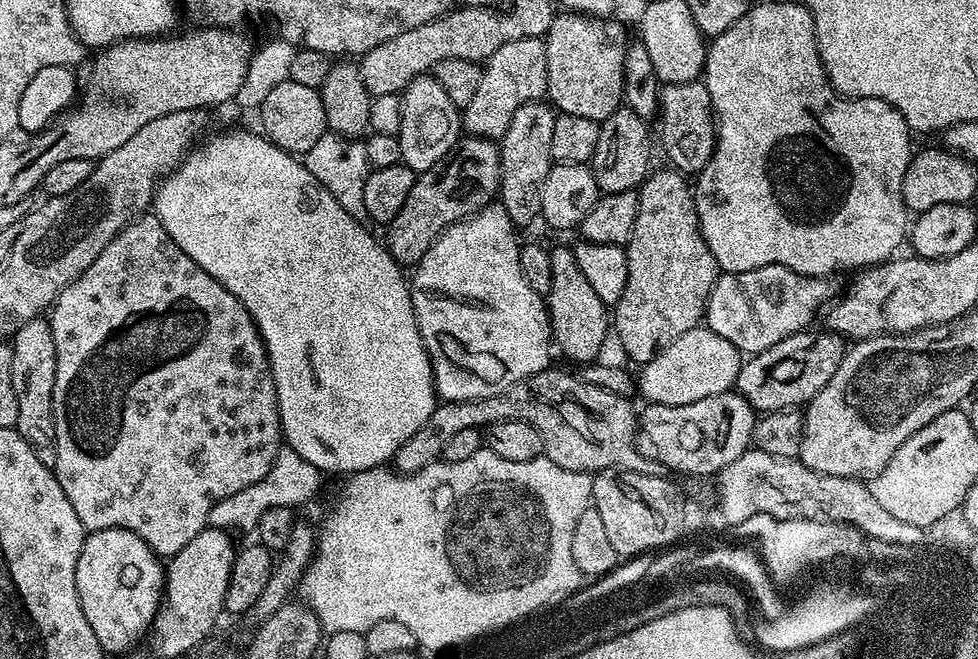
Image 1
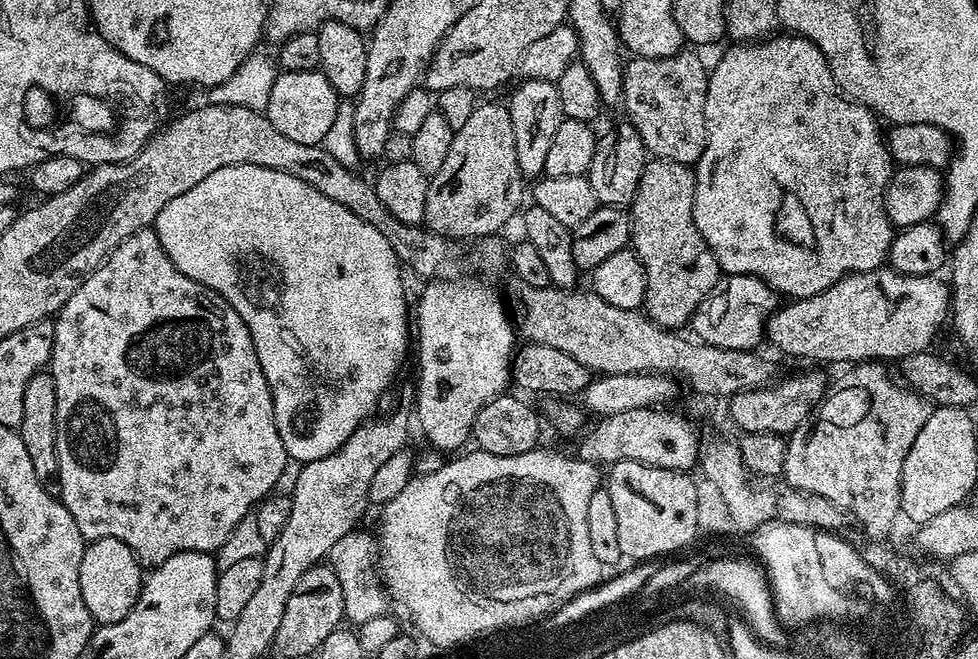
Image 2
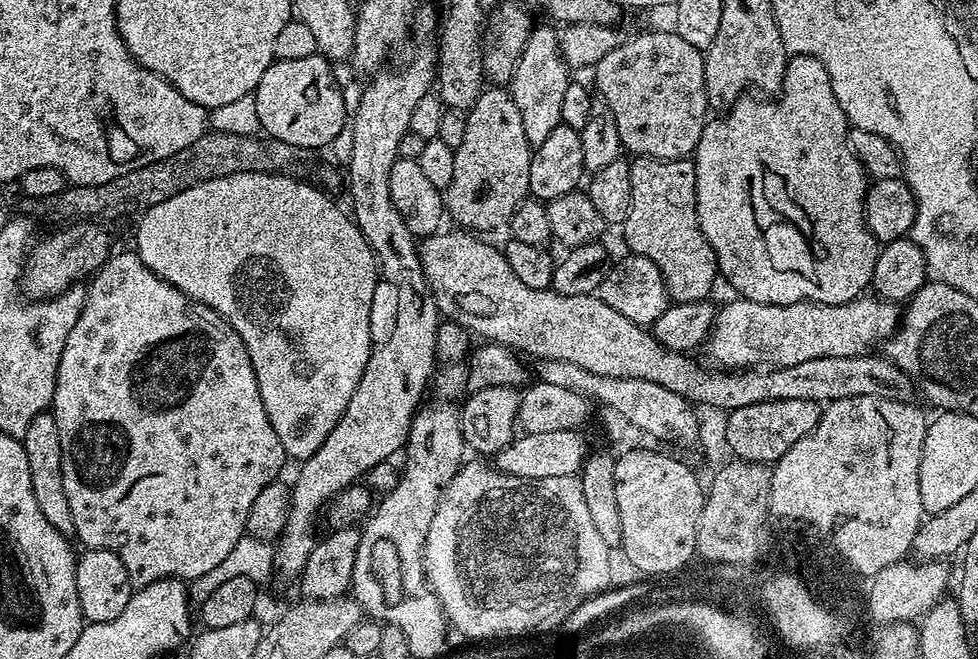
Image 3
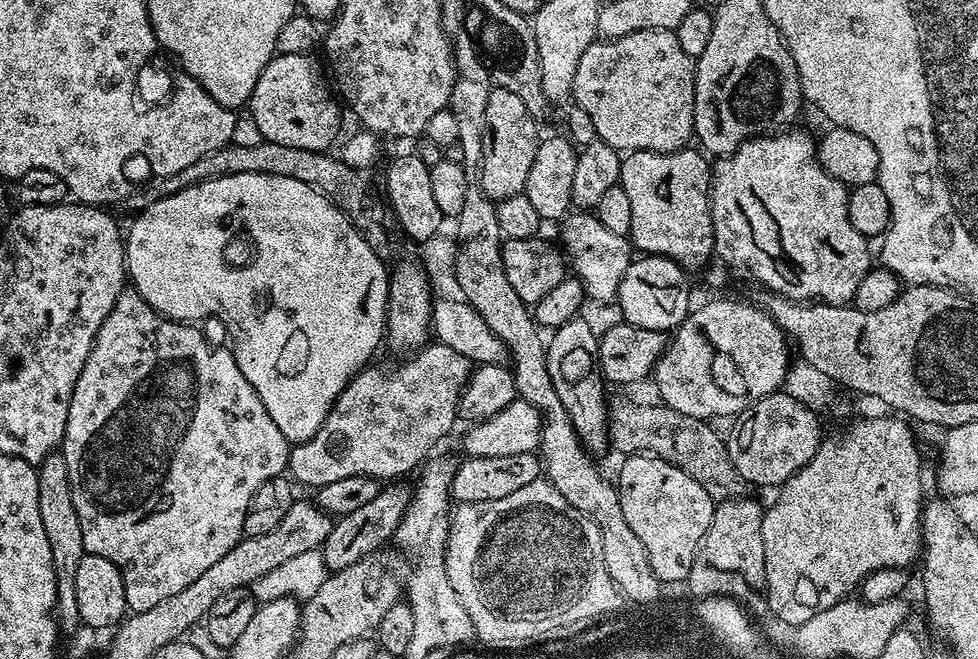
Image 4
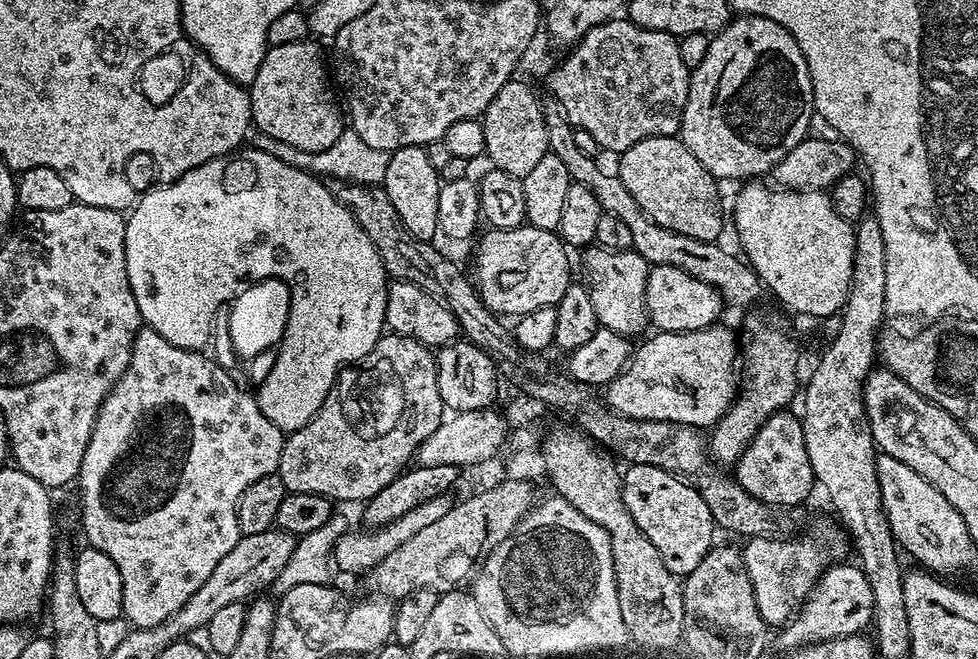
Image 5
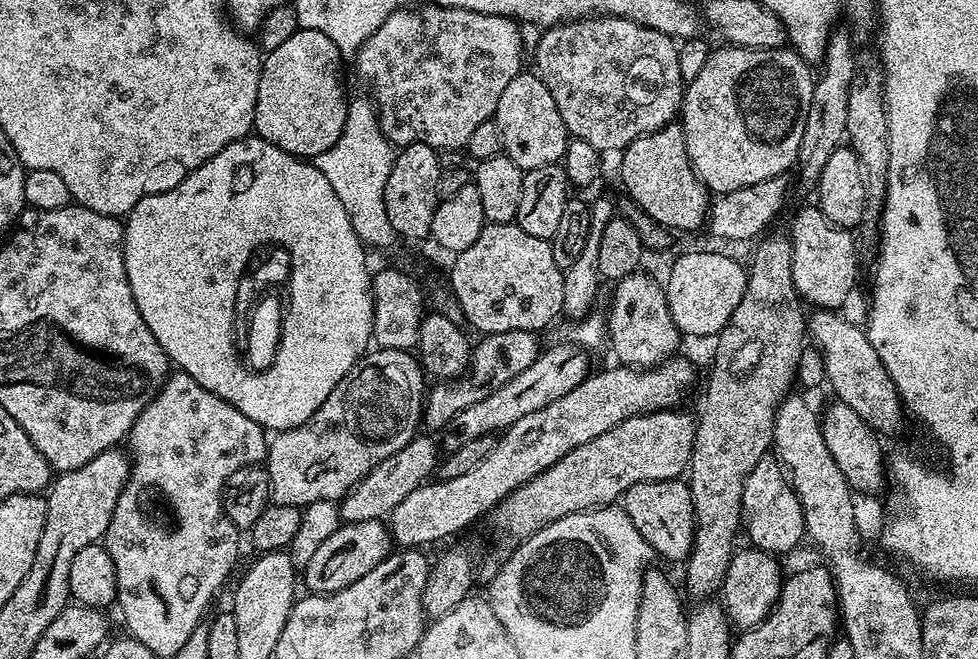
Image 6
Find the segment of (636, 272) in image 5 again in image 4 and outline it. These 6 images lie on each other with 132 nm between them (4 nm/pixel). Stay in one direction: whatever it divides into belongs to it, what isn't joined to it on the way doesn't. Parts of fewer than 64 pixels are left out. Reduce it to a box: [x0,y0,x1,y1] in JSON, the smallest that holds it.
[559,210,634,301]

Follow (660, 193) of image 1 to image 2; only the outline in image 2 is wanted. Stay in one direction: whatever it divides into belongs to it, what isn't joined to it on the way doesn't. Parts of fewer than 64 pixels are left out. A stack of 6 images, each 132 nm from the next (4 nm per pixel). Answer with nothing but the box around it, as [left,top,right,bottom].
[630,158,722,329]

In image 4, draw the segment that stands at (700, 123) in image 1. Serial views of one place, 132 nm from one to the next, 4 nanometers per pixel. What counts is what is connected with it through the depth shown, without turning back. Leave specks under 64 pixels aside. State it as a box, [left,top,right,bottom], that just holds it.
[571,30,696,154]

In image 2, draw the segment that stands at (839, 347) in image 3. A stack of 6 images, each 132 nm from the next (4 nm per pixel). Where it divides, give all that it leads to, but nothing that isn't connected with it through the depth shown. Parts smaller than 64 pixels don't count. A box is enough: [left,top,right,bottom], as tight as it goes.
[766,266,950,366]

